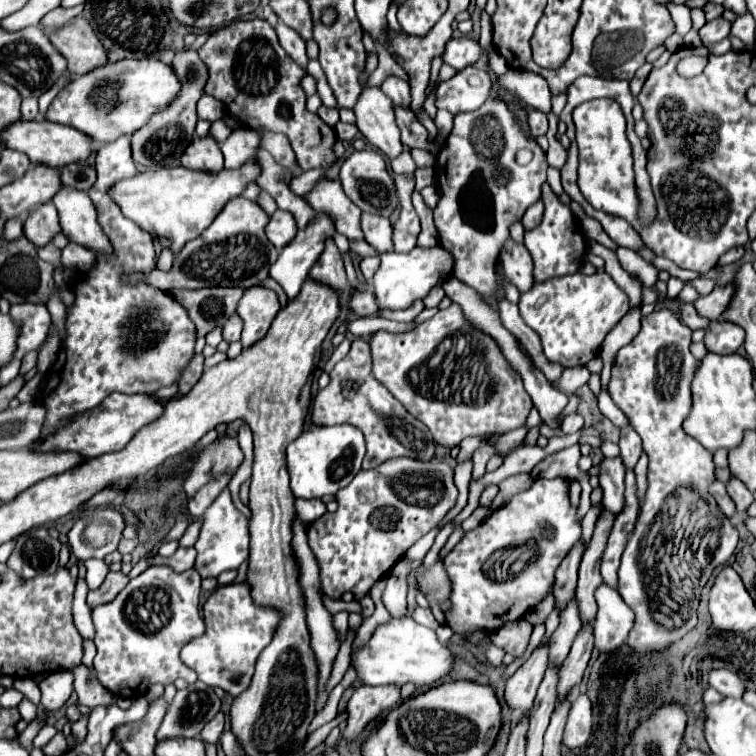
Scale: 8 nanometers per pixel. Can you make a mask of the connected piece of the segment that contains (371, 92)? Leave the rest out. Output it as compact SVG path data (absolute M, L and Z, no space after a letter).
M362 89L354 113L356 127L362 131L370 145L384 151L390 159L402 153L404 147L394 117L394 105L380 89Z

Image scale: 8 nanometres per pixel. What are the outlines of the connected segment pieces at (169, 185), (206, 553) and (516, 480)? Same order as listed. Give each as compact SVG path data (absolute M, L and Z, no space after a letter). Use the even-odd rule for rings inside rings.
M250 159L240 169L220 173L204 173L192 171L186 167L160 167L160 169L146 169L136 173L130 179L122 179L108 189L108 195L116 201L122 215L134 221L140 229L148 231L154 239L164 243L170 241L170 251L174 257L182 251L182 247L196 239L220 213L220 209L242 193L248 183L254 183L258 177L258 165Z
M224 489L214 503L202 515L202 529L196 541L196 569L202 577L218 577L222 571L238 569L250 555L250 533L248 533L248 519L236 509L232 495Z
M518 473L518 475L512 475L508 479L504 479L498 487L500 487L500 493L496 495L496 499L492 501L492 511L494 509L500 509L502 505L506 505L514 495L526 491L530 485L534 483L534 479L528 475L528 473Z

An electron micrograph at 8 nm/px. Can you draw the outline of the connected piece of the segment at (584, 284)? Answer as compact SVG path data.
M596 271L594 275L574 273L552 277L520 295L522 319L540 335L546 357L564 367L582 367L594 359L604 337L626 315L628 307L630 299L618 285L614 285L606 271Z

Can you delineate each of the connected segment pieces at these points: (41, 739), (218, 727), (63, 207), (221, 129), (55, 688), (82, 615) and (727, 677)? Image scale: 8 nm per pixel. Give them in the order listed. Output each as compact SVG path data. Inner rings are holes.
M46 725L46 727L42 727L40 731L38 731L38 735L34 737L34 747L38 747L38 749L42 749L52 737L56 735L56 729L54 727L50 727L50 725Z
M220 711L220 713L214 715L212 721L208 721L208 723L204 725L200 737L202 737L204 741L208 741L208 743L216 743L216 741L220 739L220 735L222 735L222 729L224 729L224 713Z
M64 187L52 201L58 209L62 231L68 241L74 241L94 253L112 253L110 239L104 235L96 219L96 207L86 193Z
M218 119L218 121L214 121L212 123L212 127L210 127L210 137L214 137L218 143L224 143L226 139L228 139L228 135L232 133L232 129L228 129L226 125L224 125L224 121L222 119Z
M68 671L52 673L46 681L42 681L40 691L42 691L44 709L48 709L48 711L62 709L74 691L72 681L74 681L74 677Z
M78 579L76 585L76 593L74 593L74 623L80 631L82 637L94 637L94 625L92 625L92 617L90 617L90 607L86 605L86 593L88 593L88 585L84 579Z
M714 669L710 671L710 685L722 693L724 697L734 697L734 699L742 699L746 687L740 681L740 677L728 669Z

